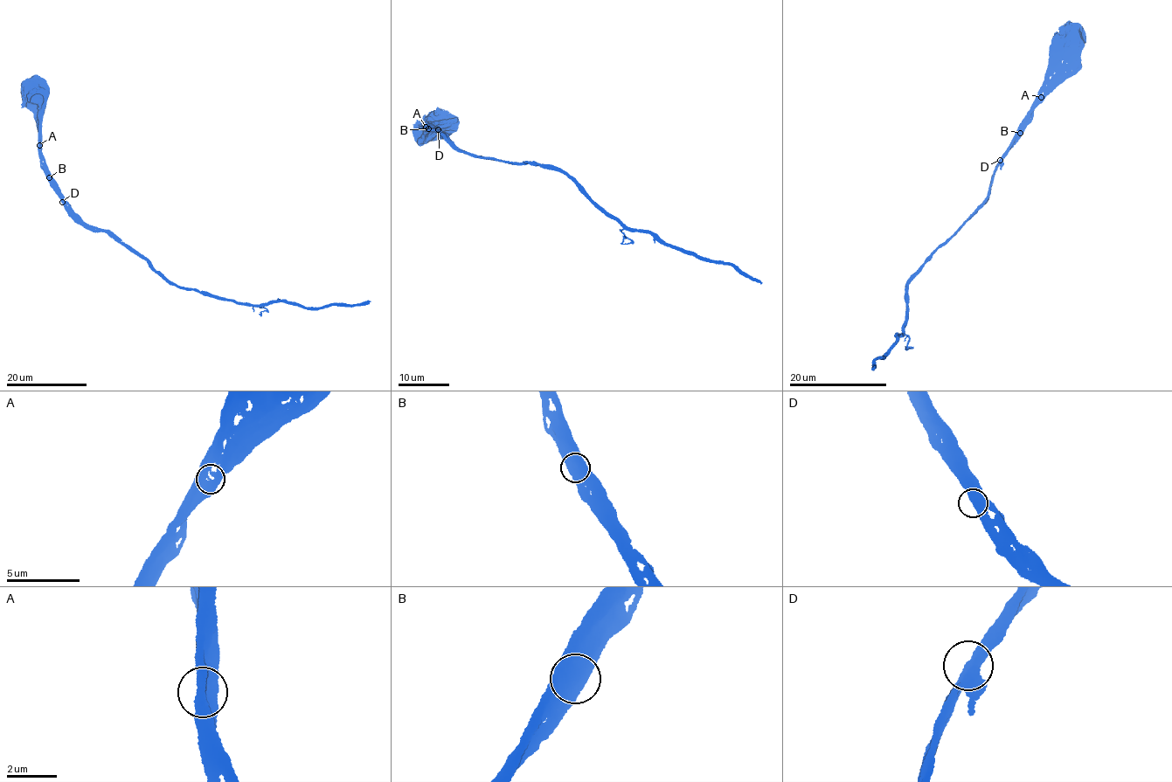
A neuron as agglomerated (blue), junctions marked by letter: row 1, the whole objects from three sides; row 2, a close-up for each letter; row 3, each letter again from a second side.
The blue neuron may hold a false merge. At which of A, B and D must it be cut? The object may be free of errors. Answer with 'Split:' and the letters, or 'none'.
Split: none

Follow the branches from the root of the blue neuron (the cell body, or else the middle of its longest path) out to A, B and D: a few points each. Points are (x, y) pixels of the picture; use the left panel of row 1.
A: (38, 89), (42, 90), (38, 128), (39, 145)
B: (38, 89), (42, 94), (38, 129), (44, 169), (49, 177)
D: (38, 89), (42, 90), (38, 129), (45, 170), (62, 202)

